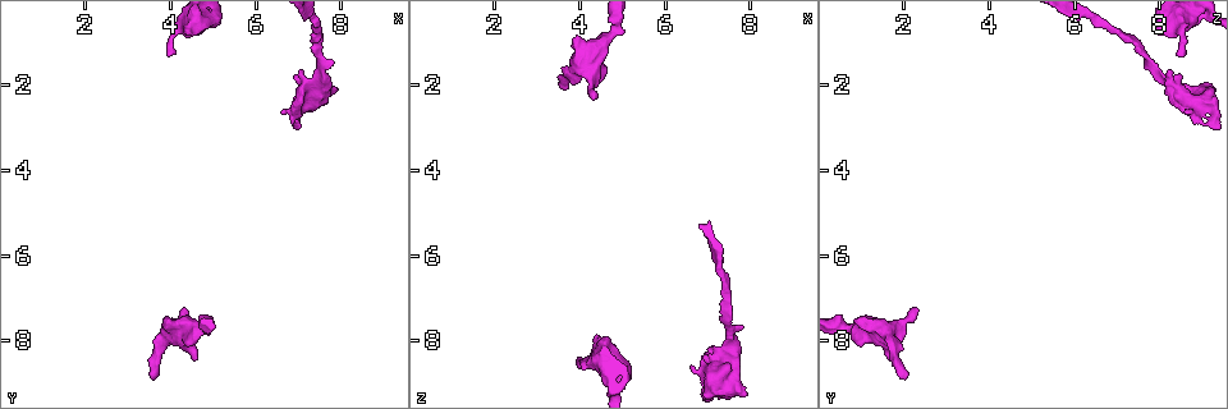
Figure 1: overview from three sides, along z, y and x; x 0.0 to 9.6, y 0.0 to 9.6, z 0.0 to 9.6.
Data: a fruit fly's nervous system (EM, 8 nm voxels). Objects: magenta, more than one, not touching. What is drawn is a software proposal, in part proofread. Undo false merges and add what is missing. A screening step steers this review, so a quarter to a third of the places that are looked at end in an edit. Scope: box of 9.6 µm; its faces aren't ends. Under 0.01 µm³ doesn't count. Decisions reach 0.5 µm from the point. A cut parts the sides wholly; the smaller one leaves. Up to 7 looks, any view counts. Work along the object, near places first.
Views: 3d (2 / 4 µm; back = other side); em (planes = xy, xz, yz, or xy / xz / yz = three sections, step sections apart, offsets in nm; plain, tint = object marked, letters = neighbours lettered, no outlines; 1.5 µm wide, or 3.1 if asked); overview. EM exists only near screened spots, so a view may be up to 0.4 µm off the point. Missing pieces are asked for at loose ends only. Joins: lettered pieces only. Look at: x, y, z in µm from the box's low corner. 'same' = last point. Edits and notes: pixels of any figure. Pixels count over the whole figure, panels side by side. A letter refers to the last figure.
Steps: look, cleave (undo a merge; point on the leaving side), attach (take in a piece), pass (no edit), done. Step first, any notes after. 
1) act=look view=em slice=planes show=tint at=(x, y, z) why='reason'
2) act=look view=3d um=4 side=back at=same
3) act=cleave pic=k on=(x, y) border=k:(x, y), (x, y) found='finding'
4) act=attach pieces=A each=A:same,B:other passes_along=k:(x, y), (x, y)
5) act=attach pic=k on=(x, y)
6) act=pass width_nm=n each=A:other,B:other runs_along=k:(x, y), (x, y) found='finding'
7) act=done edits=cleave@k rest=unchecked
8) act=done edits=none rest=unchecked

act=look view=3d um=2 side=back at=(4.05, 7.50, 0.95) why='thick end'

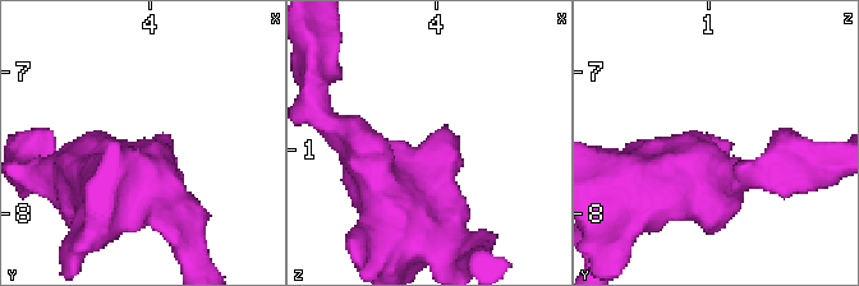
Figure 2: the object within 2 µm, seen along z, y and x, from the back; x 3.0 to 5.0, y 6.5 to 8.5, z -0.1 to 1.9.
act=look view=em slice=planes show=tint at=(4.02, 7.52, 0.90) why='shape alone is not enough'

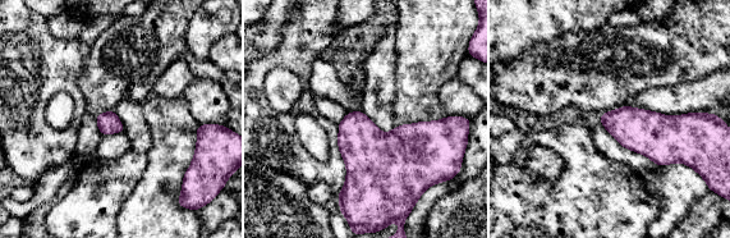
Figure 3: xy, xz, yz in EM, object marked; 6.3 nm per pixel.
act=look view=em slice=planes show=letters at=same

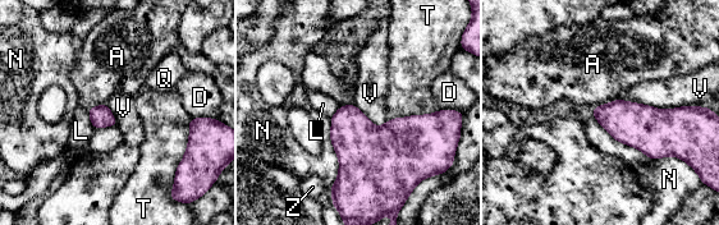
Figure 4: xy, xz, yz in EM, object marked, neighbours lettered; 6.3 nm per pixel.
act=pass each=A:other,D:other,L:other,N:other,Q:other,T:other,V:other,Z:other border=4:(618, 99), (662, 109), (692, 106) found='no lettered piece goes on from it'

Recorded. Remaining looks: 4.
act=look view=3d um=4 at=(3.55, 8.90, 2.00) why='an open end'

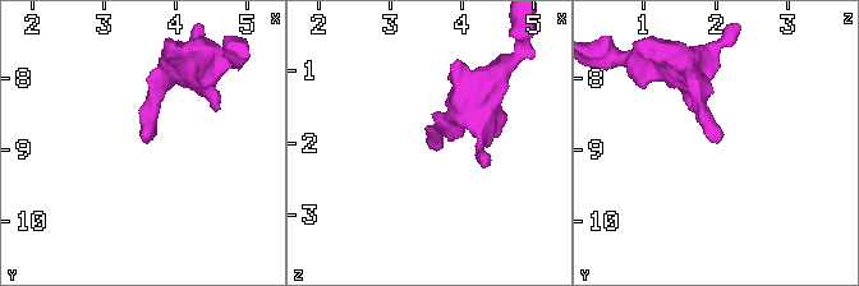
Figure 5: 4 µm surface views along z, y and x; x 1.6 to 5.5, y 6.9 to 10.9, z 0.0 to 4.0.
act=look view=em slice=planes show=letters at=(3.60, 8.90, 1.95)

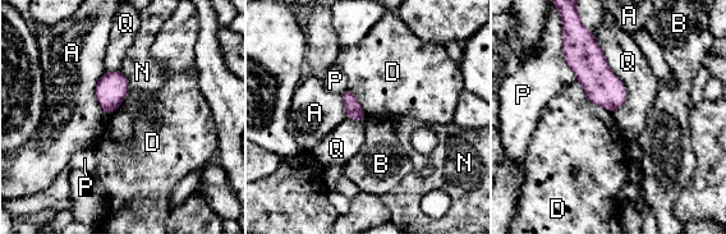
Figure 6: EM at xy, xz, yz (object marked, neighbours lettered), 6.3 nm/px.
act=pass each=A:other,B:other,D:other,N:other,P:other,Q:other border=6:(577, 81), (593, 102), (612, 113) found='none of them fits'

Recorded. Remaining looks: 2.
act=look view=3d um=2 side=back at=(6.85, 2.85, 9.05) why='an open end'

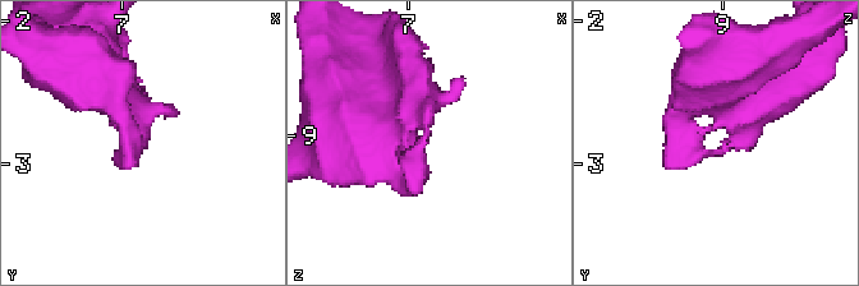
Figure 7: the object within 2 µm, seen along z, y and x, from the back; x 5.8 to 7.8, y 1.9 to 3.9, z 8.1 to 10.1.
act=look view=em slice=planes show=letters at=(6.86, 2.90, 9.00) why='now the EM'

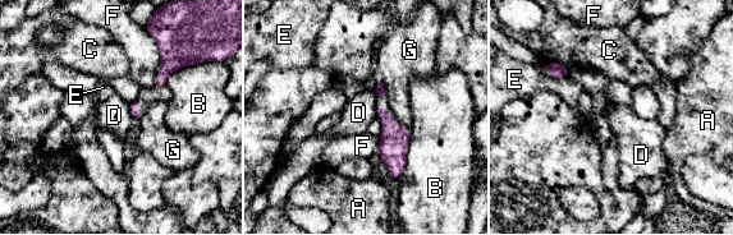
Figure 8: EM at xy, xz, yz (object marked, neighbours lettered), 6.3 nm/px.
act=pass each=A:other,B:other,C:other,D:other,E:other,F:other,G:other found='none of them fits'

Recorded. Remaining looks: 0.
act=done edits=none rest=unchecked

